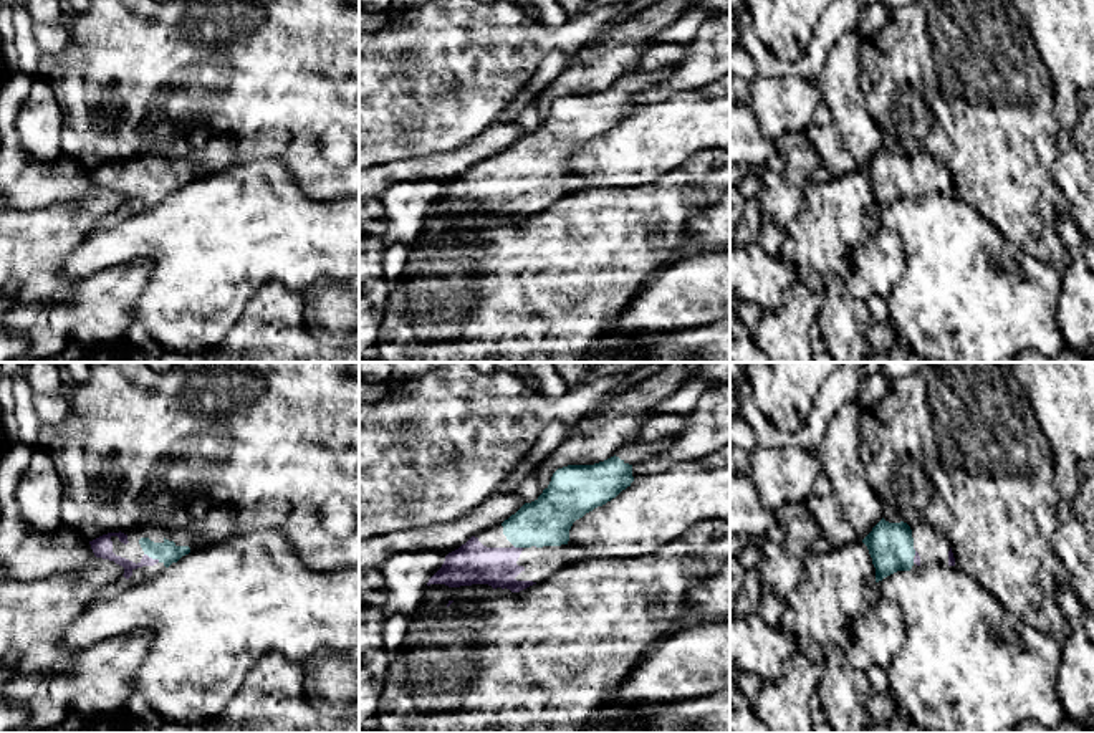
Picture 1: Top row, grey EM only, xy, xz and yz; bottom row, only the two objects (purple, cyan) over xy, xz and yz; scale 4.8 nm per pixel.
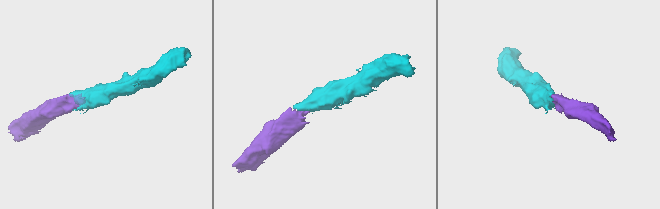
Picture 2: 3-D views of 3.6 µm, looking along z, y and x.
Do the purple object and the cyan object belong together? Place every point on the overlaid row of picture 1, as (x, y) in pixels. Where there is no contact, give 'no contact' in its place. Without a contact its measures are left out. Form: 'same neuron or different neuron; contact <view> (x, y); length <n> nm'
same neuron; contact xy (151, 558); length 90 nm

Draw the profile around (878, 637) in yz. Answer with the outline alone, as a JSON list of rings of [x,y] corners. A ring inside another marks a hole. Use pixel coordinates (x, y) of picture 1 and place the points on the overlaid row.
[[[880,596],[871,612],[851,619],[849,634],[846,659],[854,668],[866,672],[877,665],[887,670],[905,640],[899,606]]]

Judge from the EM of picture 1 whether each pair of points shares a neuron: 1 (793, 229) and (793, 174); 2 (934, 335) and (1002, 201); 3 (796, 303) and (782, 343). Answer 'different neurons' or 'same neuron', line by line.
1: different neurons
2: different neurons
3: same neuron

